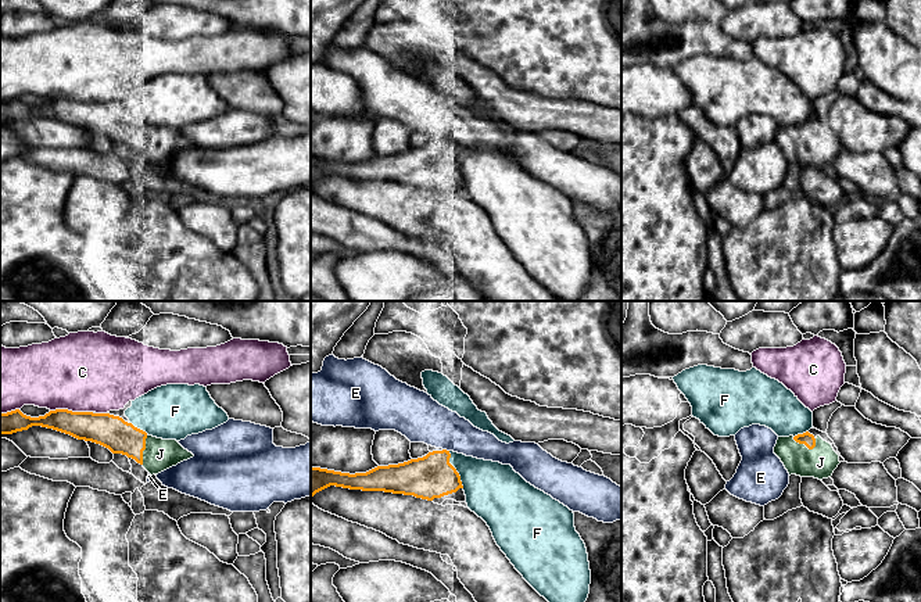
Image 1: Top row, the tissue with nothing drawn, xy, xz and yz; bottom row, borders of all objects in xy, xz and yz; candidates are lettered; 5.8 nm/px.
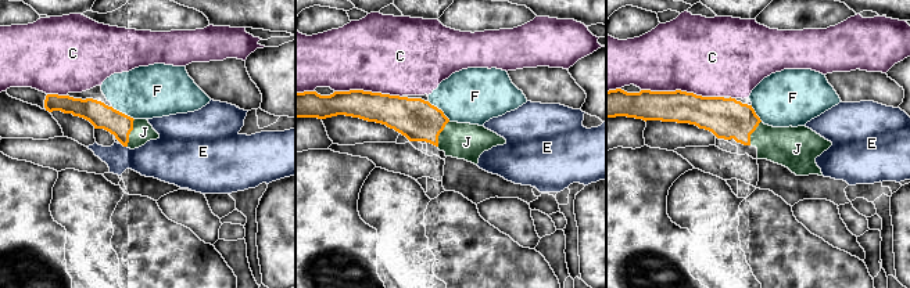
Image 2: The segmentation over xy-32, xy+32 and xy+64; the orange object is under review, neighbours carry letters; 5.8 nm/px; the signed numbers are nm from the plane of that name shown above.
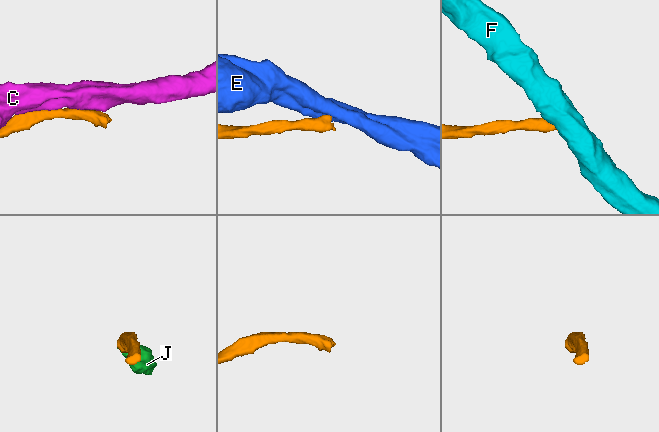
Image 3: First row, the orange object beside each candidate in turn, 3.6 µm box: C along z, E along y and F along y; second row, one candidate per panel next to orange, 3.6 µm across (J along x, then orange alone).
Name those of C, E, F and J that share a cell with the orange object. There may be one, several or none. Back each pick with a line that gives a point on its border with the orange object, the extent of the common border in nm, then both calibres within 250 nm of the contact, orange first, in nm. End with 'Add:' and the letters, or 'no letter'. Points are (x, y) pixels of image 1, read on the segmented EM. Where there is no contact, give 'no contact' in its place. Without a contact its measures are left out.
J: contact yz (805, 444); length 150 nm; calibres 70 and 190 nm
Add: J

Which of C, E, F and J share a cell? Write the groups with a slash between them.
C / E / F / J

